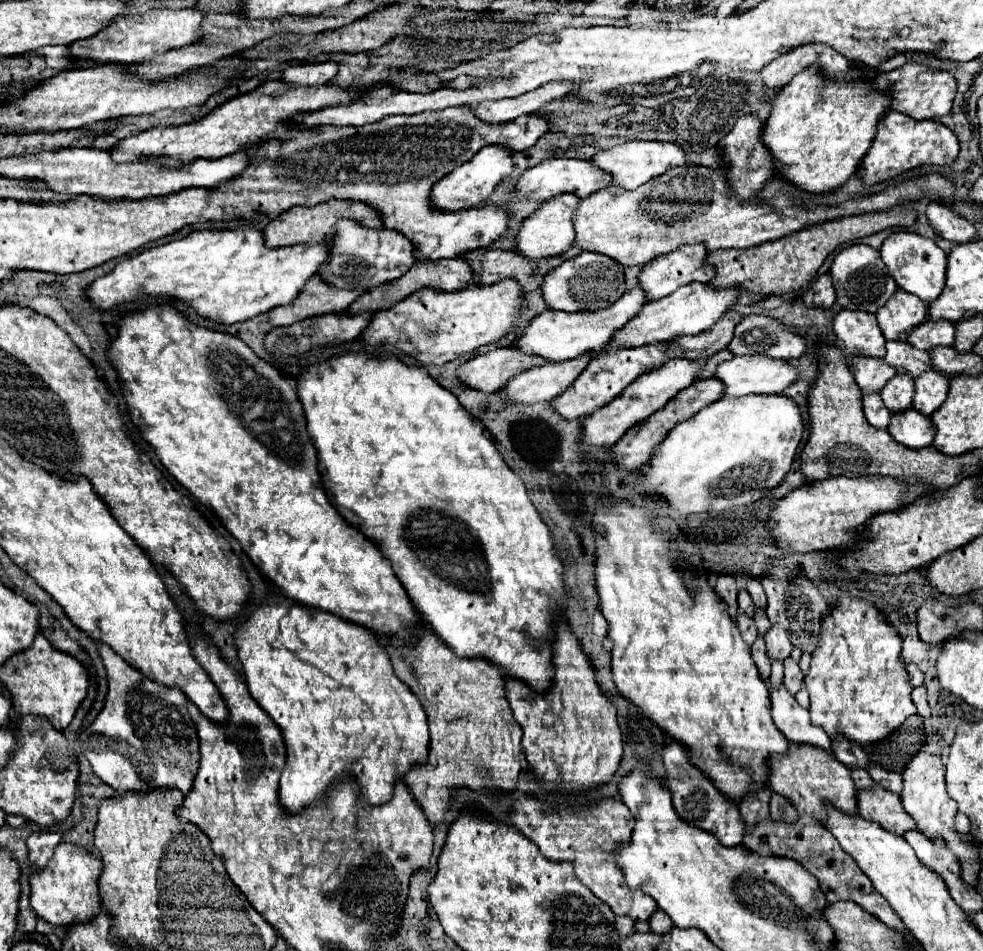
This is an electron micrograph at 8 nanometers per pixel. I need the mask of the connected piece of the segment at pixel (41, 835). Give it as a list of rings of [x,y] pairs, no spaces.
[[[34,832],[34,834],[26,840],[30,872],[46,868],[46,864],[48,864],[48,860],[50,860],[50,856],[54,854],[54,848],[58,846],[60,838],[62,838],[62,836],[60,836],[58,832]]]

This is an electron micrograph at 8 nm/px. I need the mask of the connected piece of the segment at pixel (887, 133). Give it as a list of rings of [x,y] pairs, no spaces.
[[[888,110],[884,118],[880,118],[878,122],[878,134],[872,142],[872,148],[862,158],[860,178],[866,186],[874,186],[878,182],[886,182],[924,164],[948,166],[956,160],[956,156],[958,156],[958,140],[950,128],[946,128],[936,120],[916,122],[906,114]]]

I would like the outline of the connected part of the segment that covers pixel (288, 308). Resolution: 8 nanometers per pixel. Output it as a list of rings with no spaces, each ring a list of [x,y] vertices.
[[[314,274],[290,304],[268,312],[268,322],[272,326],[288,326],[312,316],[344,312],[360,294],[360,290],[350,292],[328,286],[320,276]]]

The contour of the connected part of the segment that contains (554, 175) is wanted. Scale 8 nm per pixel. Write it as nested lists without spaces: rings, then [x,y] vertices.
[[[552,158],[552,160],[544,160],[538,166],[532,166],[528,170],[524,170],[524,174],[520,176],[520,180],[516,182],[516,192],[522,194],[528,200],[550,200],[558,194],[576,194],[580,198],[586,198],[590,192],[596,192],[598,188],[610,186],[610,176],[596,168],[590,160],[566,160],[566,158]]]

